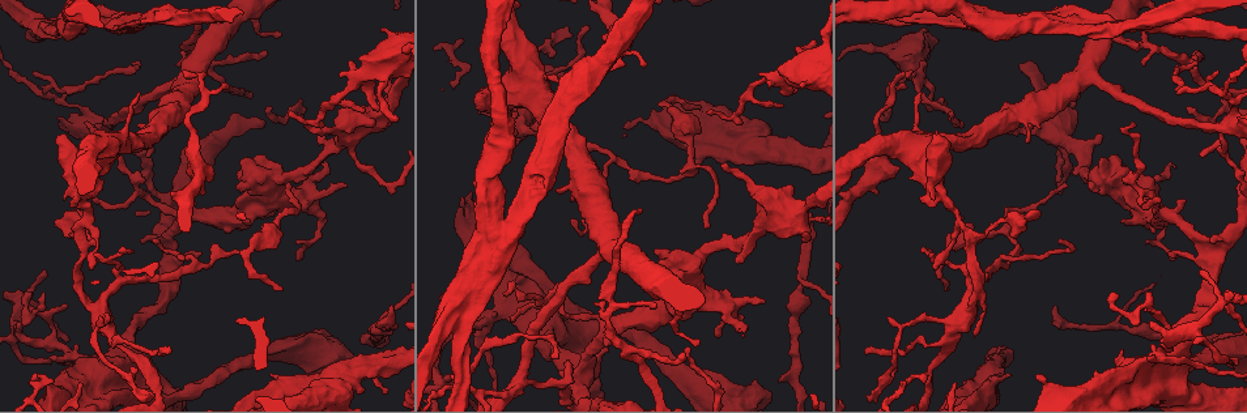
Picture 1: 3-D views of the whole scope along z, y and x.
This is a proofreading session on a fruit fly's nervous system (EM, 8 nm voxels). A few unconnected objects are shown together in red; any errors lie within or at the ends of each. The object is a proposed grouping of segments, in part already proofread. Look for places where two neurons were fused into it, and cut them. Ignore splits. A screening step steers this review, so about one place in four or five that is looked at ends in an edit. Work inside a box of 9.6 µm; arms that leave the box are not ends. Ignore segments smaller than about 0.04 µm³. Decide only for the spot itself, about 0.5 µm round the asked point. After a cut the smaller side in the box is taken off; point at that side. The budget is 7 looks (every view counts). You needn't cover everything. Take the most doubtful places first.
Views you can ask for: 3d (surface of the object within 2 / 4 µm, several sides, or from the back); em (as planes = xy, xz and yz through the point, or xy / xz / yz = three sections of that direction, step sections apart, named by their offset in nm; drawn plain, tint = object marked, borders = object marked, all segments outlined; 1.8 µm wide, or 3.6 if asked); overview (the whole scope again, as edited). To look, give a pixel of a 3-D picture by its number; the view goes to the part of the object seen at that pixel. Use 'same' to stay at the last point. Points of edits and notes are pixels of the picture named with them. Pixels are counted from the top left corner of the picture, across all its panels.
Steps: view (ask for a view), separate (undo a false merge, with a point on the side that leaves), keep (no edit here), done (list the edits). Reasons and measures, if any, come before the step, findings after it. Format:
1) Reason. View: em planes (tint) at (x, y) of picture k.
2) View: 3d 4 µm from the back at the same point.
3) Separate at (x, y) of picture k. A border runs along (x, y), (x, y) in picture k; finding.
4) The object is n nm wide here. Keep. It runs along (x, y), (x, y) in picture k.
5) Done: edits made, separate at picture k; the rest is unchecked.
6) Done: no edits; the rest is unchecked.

Four arms meet. View: 3d 4 µm at (518, 383) of picture 1.

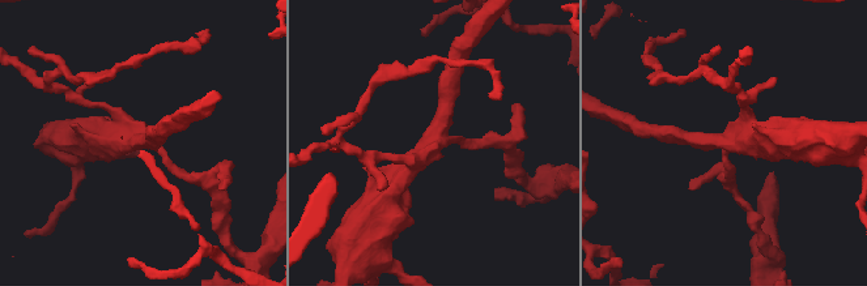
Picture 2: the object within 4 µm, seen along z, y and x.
4 arms meet here. View: em planes (plain) at (721, 143) of picture 2.

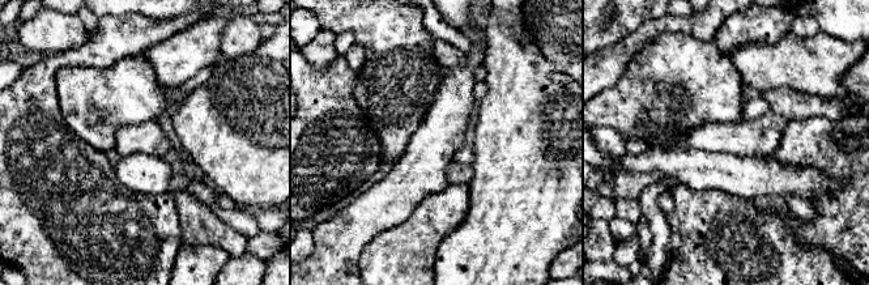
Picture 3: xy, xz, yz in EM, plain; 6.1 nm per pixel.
With the object marked. View: em planes (tint) at the same point.

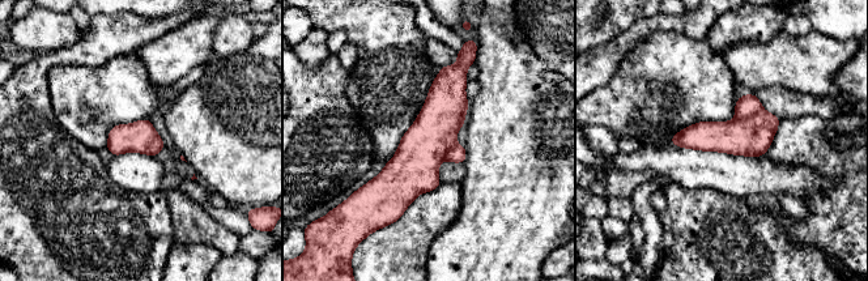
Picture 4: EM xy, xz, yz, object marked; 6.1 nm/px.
Separate at (752, 136) of picture 4. A border runs along (761, 107), (751, 115), (735, 120) in picture 4; two neurons meet here.

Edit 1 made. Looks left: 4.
Four-way junction. View: 3d 2 µm at (473, 330) of picture 1.

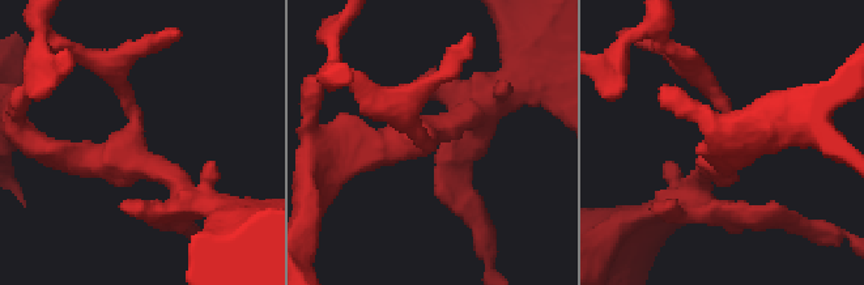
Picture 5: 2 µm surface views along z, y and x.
View: em xz step 4 (tint) at (128, 158) of picture 5.

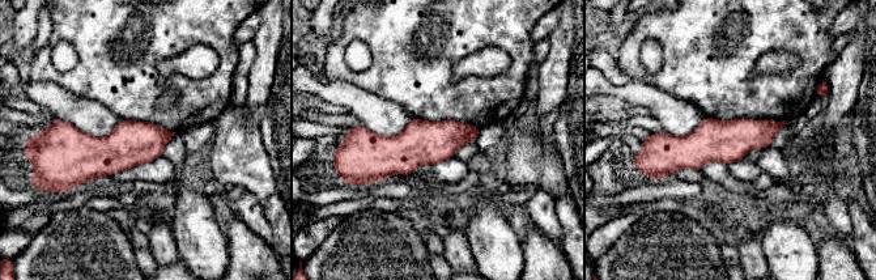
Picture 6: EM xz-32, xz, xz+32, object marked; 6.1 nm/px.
Keep. It runs along (778, 124), (705, 144), (653, 138) in picture 6; one neuron here.

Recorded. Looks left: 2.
Sharp bend. View: em xy step 8 (tint) at (1220, 298) of picture 1.

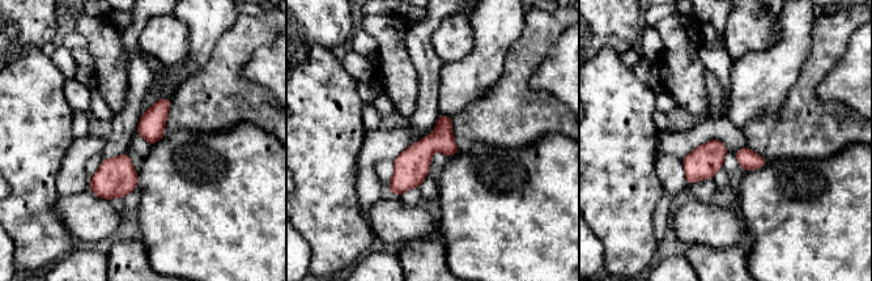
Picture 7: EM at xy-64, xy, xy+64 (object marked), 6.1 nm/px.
The object is 160 nm wide here. Keep. It runs along (449, 120), (416, 158), (396, 192) in picture 7; one neuron here.

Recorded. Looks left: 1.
Done: edits made, separate at picture 4; the rest is unchecked.

